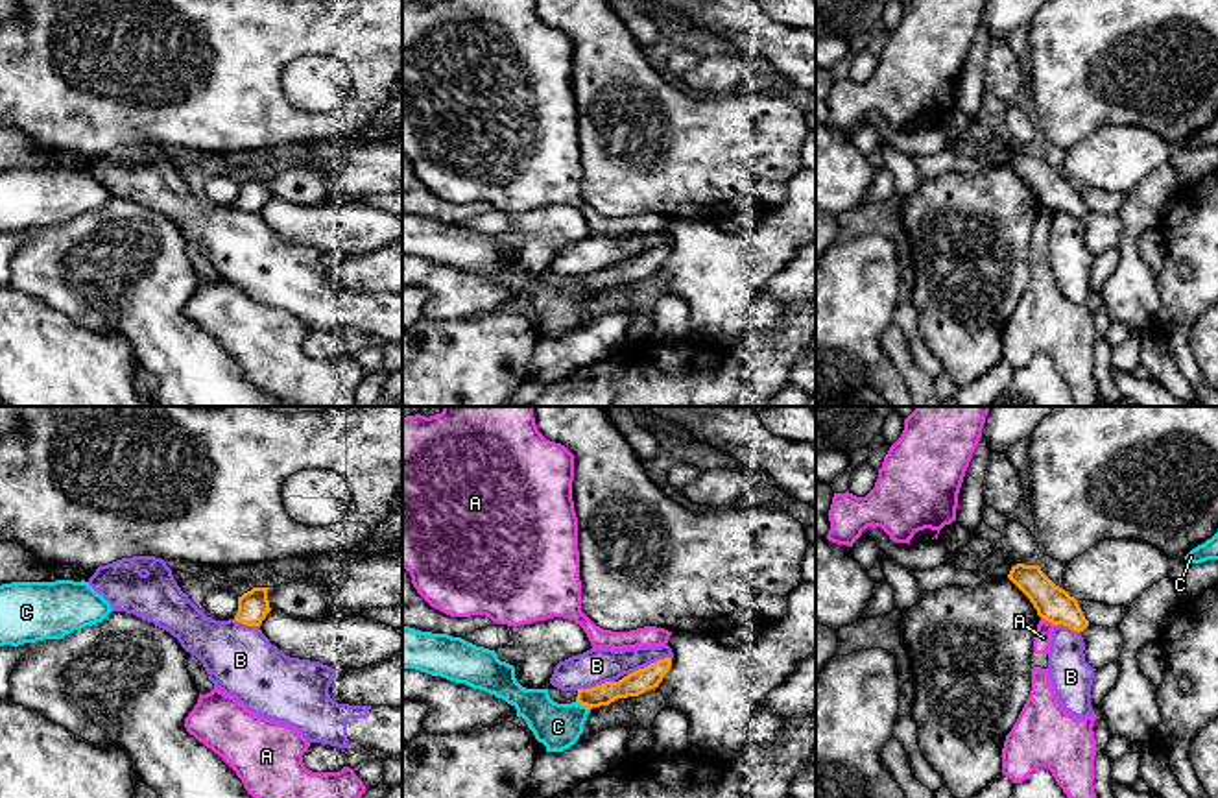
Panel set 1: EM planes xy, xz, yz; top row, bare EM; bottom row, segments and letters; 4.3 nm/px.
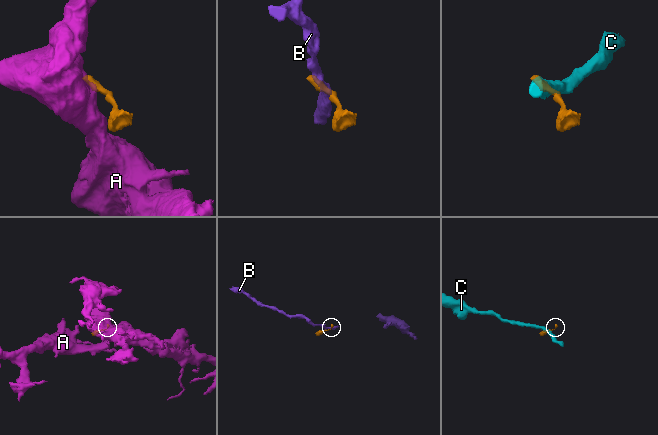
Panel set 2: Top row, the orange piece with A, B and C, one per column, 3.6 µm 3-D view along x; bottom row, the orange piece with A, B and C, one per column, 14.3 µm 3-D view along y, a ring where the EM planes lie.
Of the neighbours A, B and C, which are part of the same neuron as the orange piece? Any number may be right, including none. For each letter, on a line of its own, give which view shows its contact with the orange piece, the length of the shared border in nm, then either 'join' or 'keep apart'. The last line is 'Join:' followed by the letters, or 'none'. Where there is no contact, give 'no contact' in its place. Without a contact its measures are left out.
A: contact in yz; length 70 nm; keep apart
B: contact in xz; length 200 nm; keep apart
C: contact in xz; length 80 nm; keep apart
Join: none

